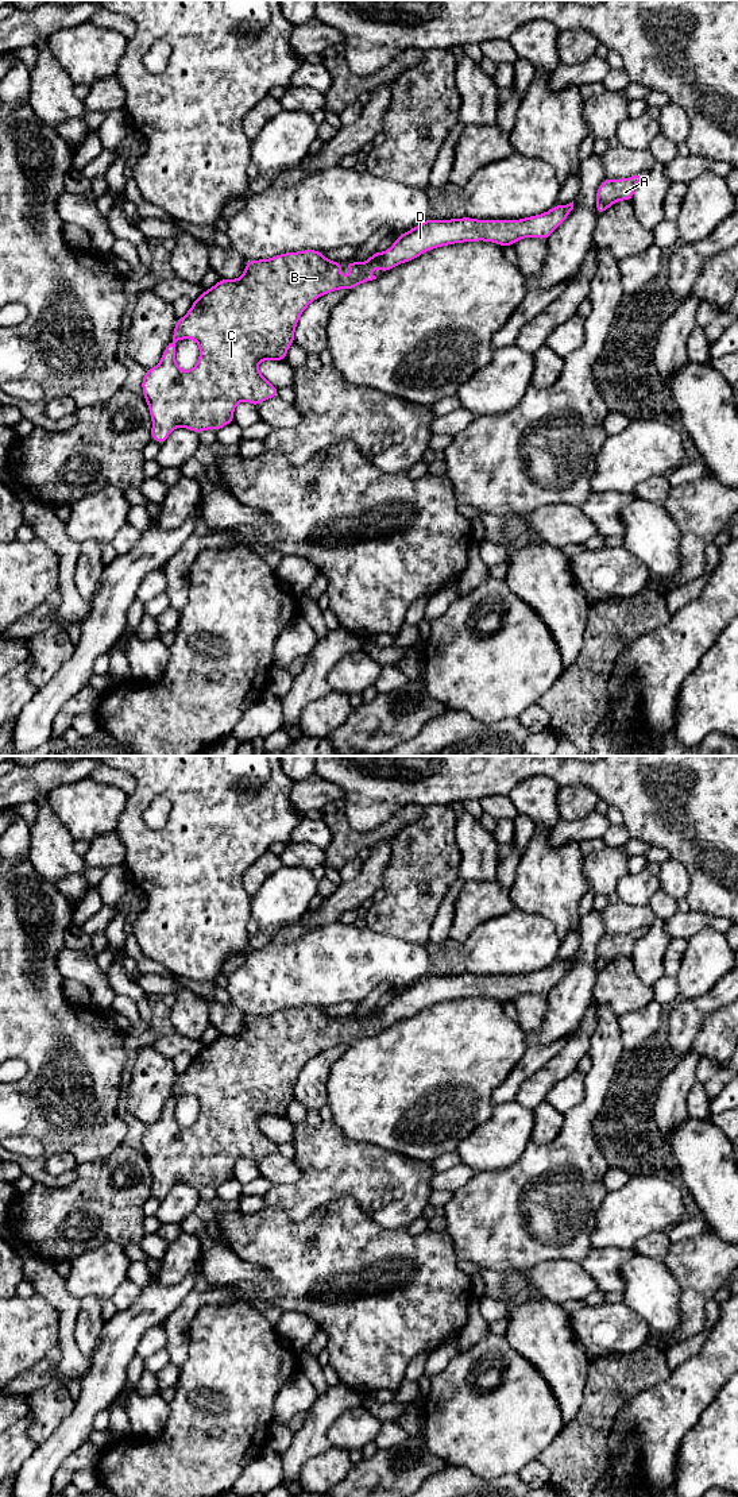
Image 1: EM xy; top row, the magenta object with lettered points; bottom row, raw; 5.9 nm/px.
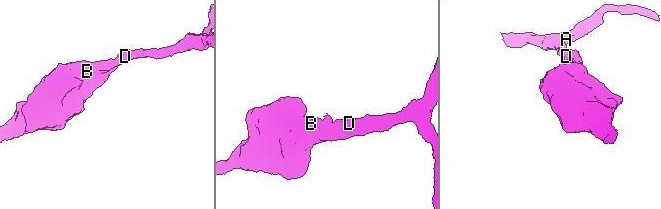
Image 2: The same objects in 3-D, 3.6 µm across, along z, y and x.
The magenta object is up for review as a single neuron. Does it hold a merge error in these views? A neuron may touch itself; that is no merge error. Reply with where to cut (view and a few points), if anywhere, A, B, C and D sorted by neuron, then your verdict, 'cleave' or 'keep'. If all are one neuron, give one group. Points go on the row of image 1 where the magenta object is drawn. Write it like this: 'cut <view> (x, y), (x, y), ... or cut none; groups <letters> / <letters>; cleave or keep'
cut none; groups A B C D; keep

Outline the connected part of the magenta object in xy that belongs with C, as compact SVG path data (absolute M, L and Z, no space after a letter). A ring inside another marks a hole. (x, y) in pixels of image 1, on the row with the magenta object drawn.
M573 201L519 220L429 219L409 232L398 235L385 252L375 251L367 262L360 263L332 262L316 250L247 261L240 278L219 279L213 288L193 301L189 312L182 319L177 319L173 342L166 346L159 364L146 370L142 389L152 420L151 439L162 444L178 427L197 433L205 429L219 431L235 421L233 410L240 401L248 401L256 408L264 400L278 397L278 387L262 377L258 363L268 359L285 360L289 347L294 343L298 319L316 298L337 289L351 290L376 279L375 275L368 274L375 267L386 273L441 246L484 240L506 247L523 238L546 240L572 209ZM181 339L193 339L200 347L198 362L189 371L181 370L175 362L175 343Z

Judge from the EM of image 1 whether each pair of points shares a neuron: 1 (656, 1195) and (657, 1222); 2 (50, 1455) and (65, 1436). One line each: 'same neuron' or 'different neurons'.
1: same neuron
2: same neuron

